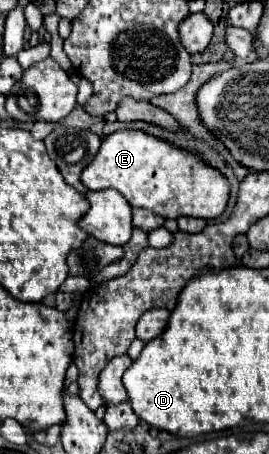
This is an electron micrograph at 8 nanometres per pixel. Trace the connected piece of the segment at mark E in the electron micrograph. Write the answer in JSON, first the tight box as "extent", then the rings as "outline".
{"extent":[81,130,229,220],"outline":[[[117,130],[105,136],[97,156],[81,172],[81,182],[89,190],[115,188],[133,208],[147,208],[163,218],[193,216],[211,220],[221,216],[229,200],[229,182],[221,172],[141,130]]]}

